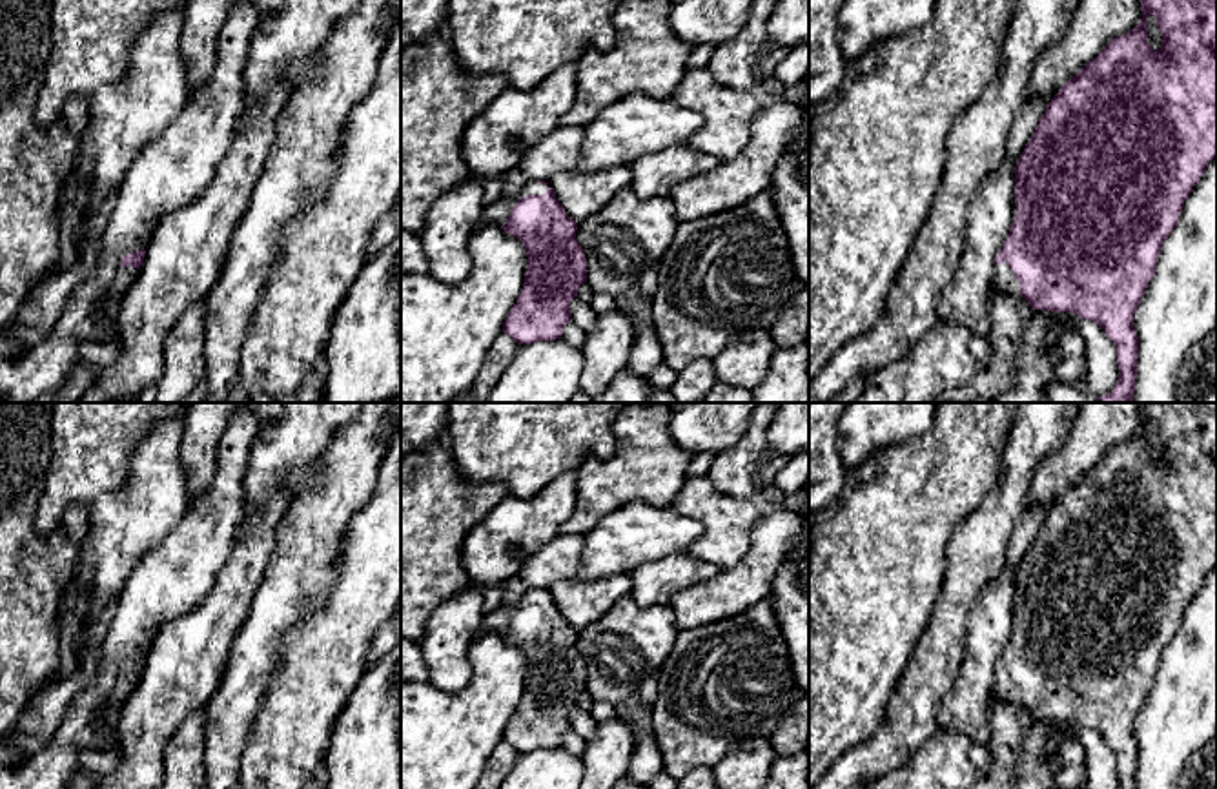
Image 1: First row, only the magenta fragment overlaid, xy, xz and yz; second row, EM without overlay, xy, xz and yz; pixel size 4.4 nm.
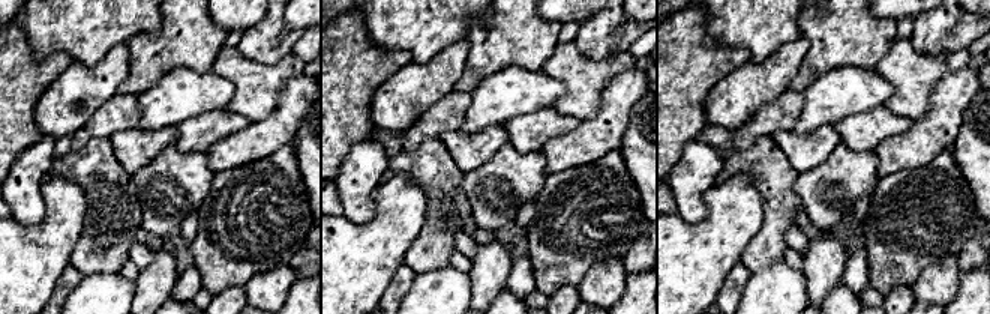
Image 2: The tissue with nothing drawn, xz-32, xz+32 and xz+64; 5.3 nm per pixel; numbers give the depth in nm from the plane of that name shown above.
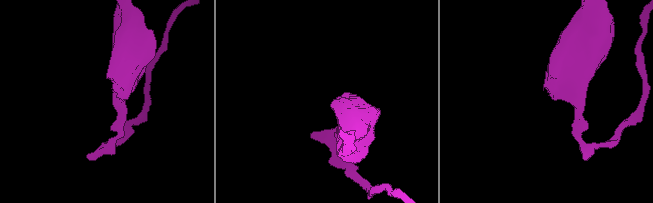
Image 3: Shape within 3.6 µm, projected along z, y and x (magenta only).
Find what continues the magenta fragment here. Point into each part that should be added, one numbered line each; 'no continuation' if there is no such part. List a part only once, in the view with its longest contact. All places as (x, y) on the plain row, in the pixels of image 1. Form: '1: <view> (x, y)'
1: xz (496, 622)

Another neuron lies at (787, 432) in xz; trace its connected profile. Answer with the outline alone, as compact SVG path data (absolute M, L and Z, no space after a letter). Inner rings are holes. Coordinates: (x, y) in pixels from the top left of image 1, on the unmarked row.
M778 403L767 445L787 457L809 450L809 403Z

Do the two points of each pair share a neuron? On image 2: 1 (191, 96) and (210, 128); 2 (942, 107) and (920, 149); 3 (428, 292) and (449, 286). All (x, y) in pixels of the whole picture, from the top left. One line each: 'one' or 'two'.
1: two
2: one
3: one

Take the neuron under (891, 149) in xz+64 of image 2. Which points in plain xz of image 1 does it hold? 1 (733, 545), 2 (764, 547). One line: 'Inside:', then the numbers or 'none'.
Inside: 2

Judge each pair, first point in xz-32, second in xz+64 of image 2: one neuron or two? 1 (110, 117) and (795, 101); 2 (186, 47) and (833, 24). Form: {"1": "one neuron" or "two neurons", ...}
{"1": "one neuron", "2": "one neuron"}

